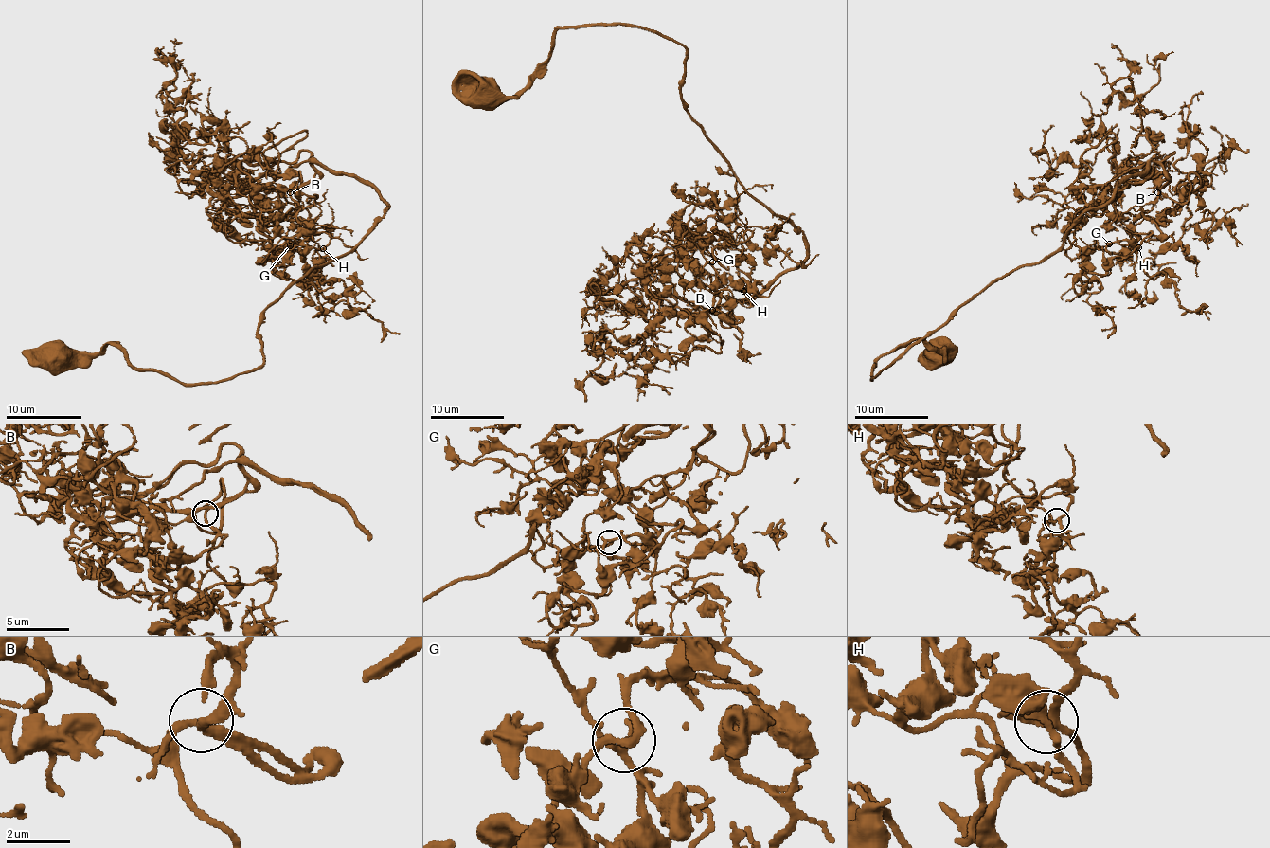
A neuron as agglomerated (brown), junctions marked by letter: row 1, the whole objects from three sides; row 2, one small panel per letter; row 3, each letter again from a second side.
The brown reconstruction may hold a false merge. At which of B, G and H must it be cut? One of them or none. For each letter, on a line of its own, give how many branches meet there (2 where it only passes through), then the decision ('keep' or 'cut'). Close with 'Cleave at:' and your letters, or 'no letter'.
B: 3 | keep
G: 3 | keep
H: 3 | keep
Cleave at: no letter

